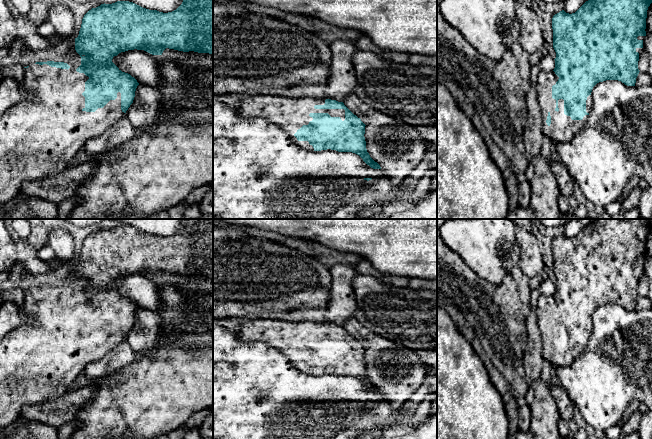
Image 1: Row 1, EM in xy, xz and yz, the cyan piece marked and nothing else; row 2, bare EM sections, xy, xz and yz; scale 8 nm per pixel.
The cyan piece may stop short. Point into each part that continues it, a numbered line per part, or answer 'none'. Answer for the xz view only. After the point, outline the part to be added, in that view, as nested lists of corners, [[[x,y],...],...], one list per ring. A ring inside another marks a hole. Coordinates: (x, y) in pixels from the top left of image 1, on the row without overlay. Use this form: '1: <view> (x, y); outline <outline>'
1: xz (290, 338); outline [[[258,316],[249,319],[241,325],[236,332],[241,342],[264,342],[280,351],[290,363],[303,373],[314,375],[308,365],[298,365],[294,358],[303,349],[308,349],[313,344],[310,337],[328,337],[331,341],[340,341],[345,344],[344,333],[315,333],[315,329],[324,329],[326,322],[313,321],[279,321],[276,319]]]

